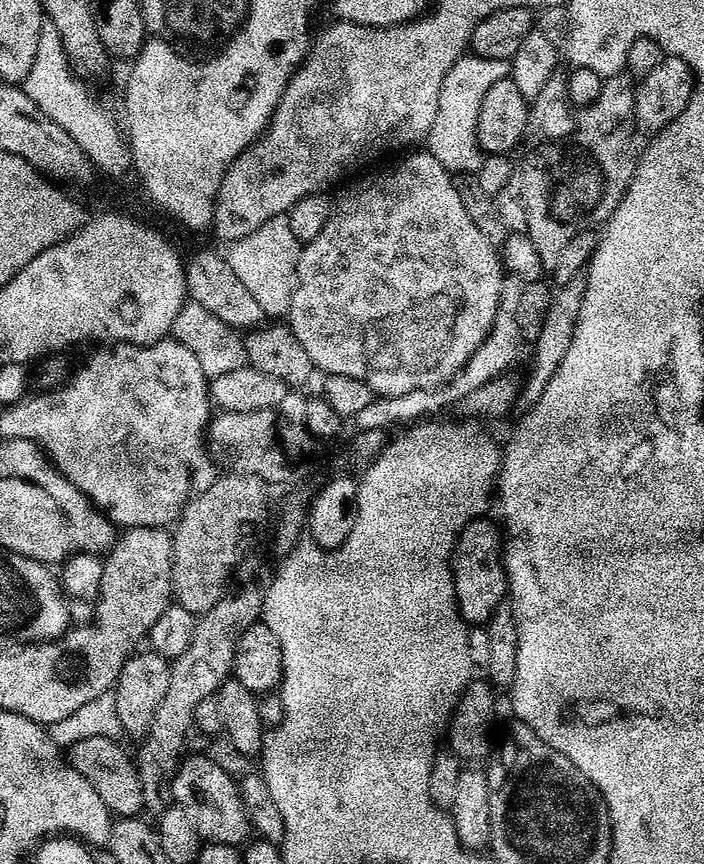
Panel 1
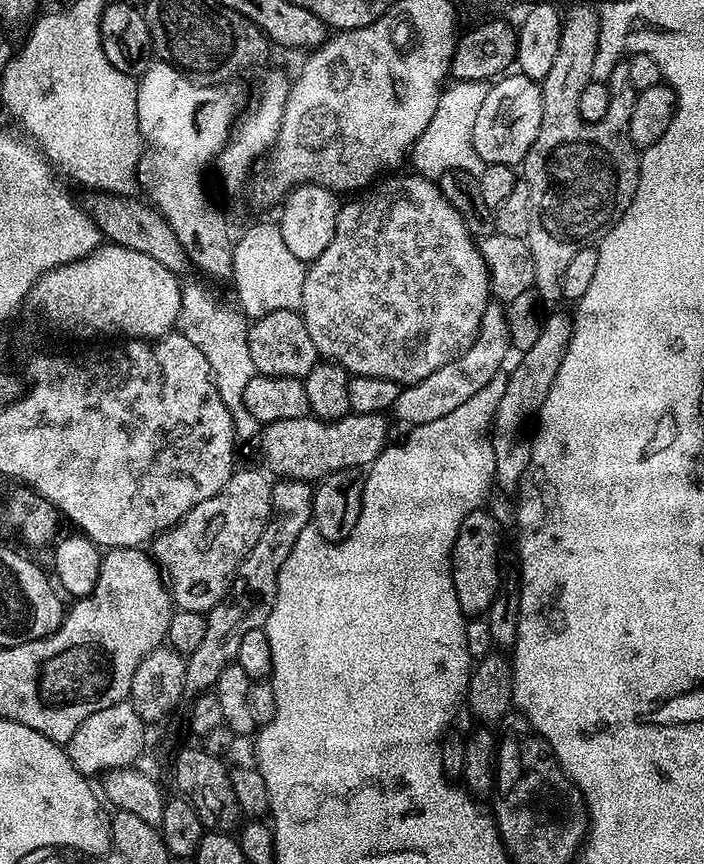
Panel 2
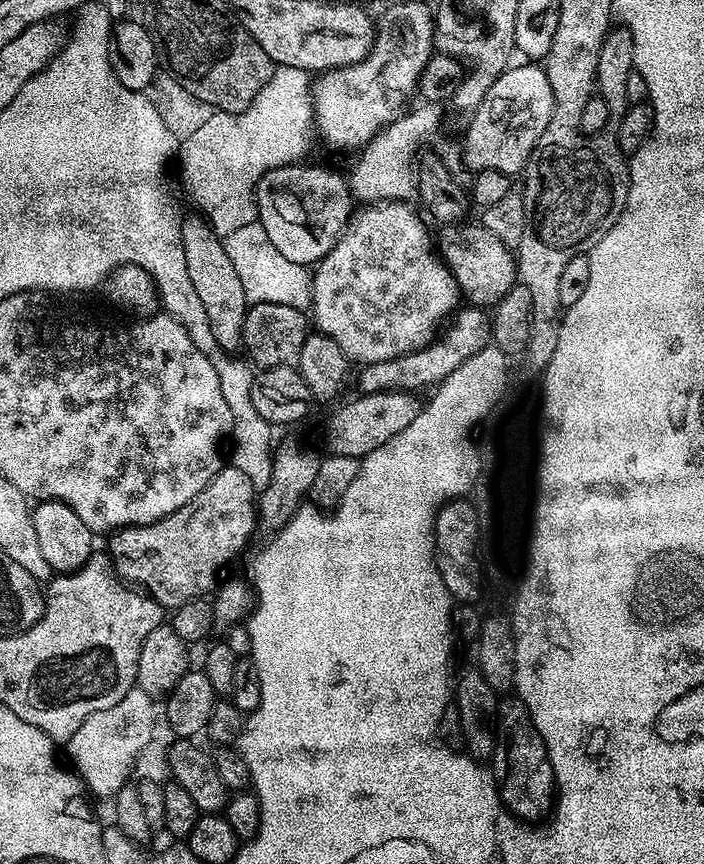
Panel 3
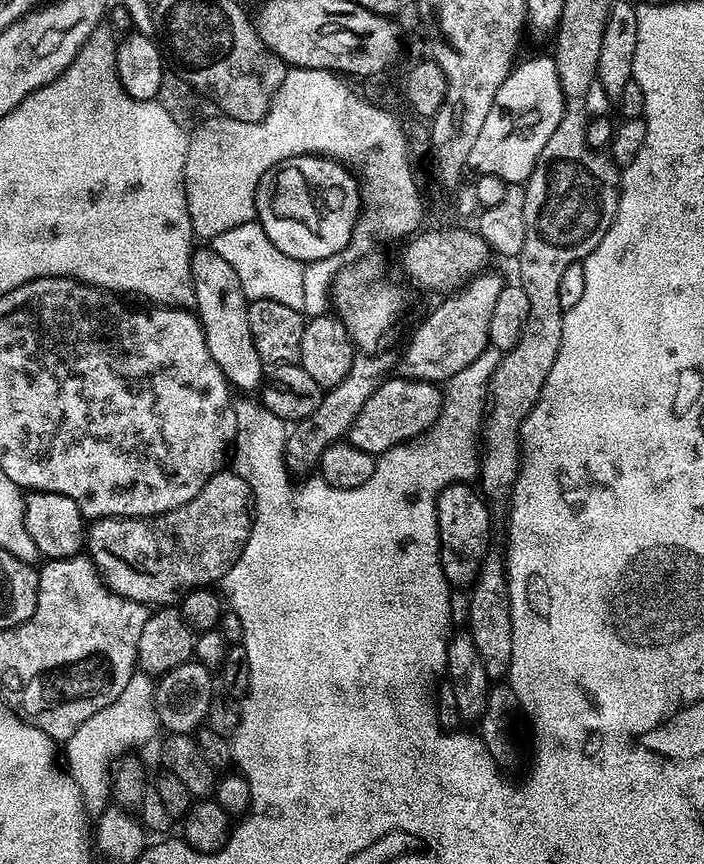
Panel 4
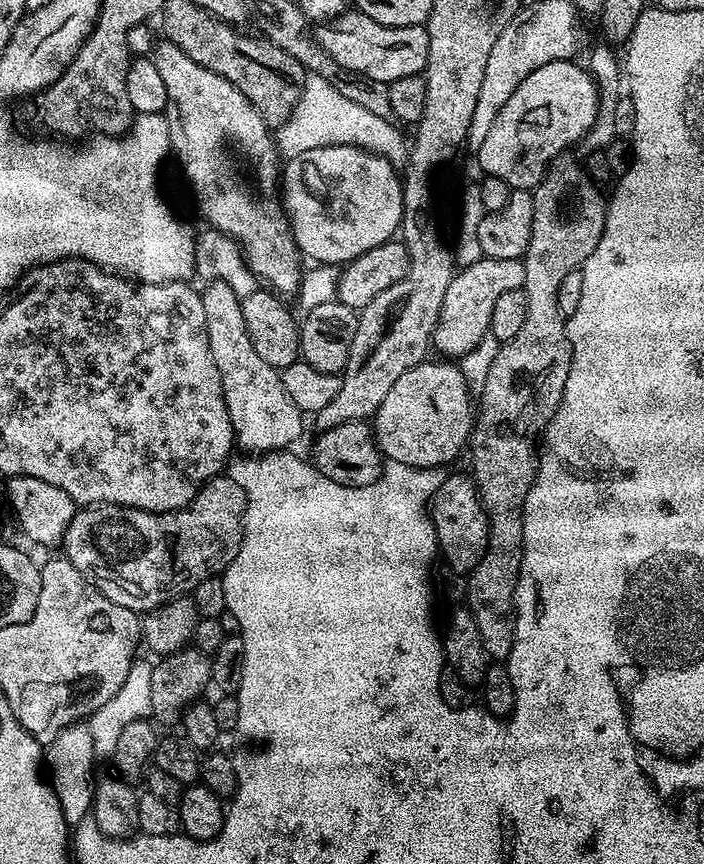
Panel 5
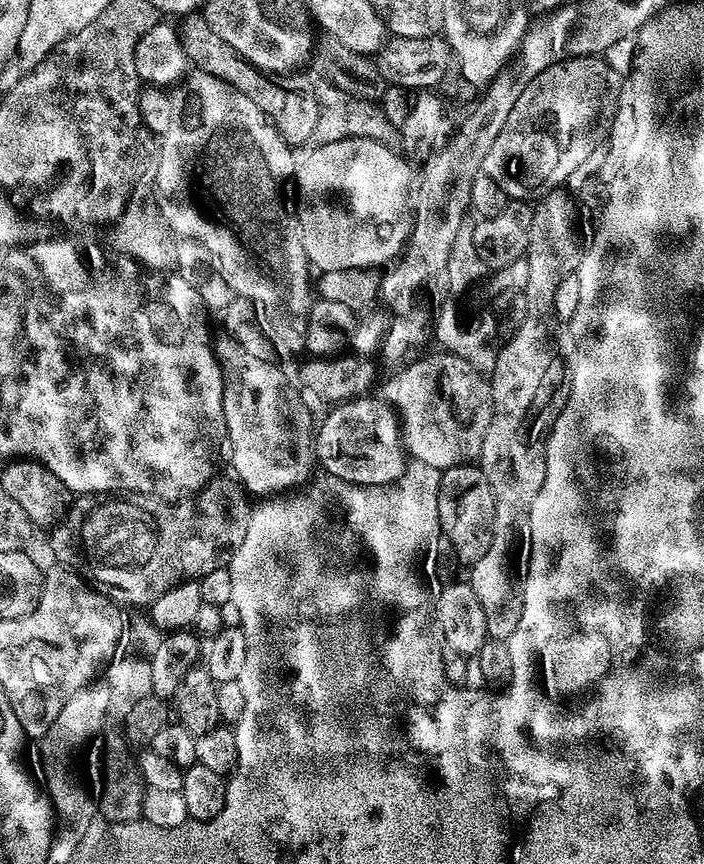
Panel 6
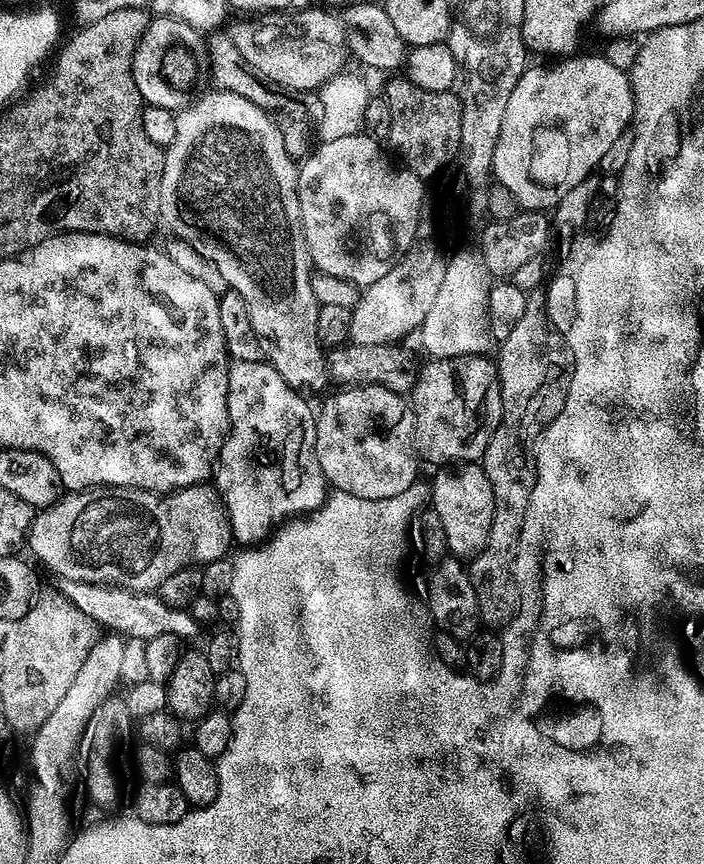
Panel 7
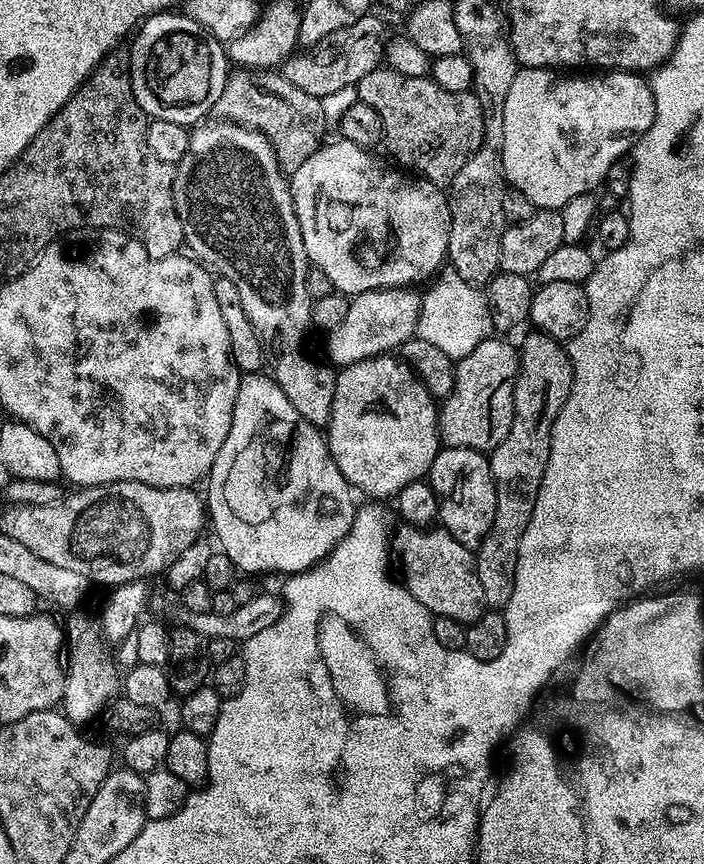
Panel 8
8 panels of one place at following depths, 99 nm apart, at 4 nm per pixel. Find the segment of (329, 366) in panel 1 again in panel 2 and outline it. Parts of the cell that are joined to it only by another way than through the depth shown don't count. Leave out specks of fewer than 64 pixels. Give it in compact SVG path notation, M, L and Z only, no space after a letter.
M423 174L411 175L389 175L384 178L389 180L381 179L341 203L340 213L336 219L336 233L334 238L330 238L330 246L326 246L326 250L322 250L322 254L318 254L318 258L307 265L302 282L302 302L298 309L321 357L336 361L351 375L390 378L401 386L418 383L422 378L426 378L426 374L434 374L434 370L450 362L460 352L465 352L476 337L478 326L482 322L482 314L490 302L488 271L480 256L477 241L465 226L459 210L442 194L440 185L435 179Z

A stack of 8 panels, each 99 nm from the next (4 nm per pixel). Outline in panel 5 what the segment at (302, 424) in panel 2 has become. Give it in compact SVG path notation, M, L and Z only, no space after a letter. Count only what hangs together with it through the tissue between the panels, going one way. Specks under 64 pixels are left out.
M425 362L406 370L406 374L402 374L402 378L398 378L398 382L394 382L390 394L386 394L382 406L378 406L376 411L374 417L376 445L393 465L405 464L415 468L440 468L445 466L444 464L450 463L451 460L458 459L460 451L463 448L465 451L466 445L469 443L474 427L473 393L469 389L459 363L432 363Z

